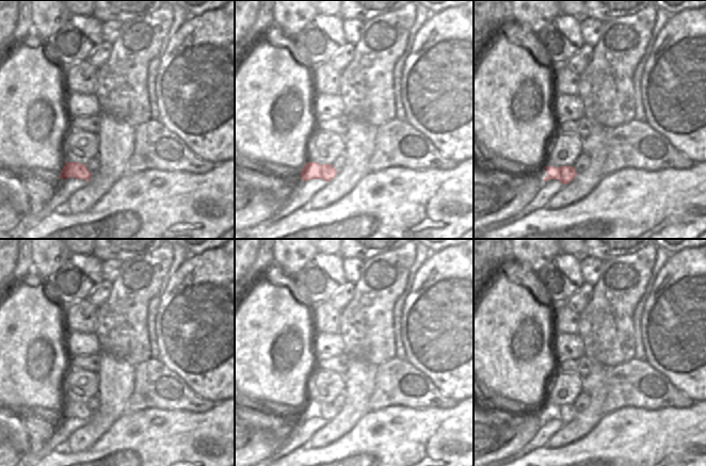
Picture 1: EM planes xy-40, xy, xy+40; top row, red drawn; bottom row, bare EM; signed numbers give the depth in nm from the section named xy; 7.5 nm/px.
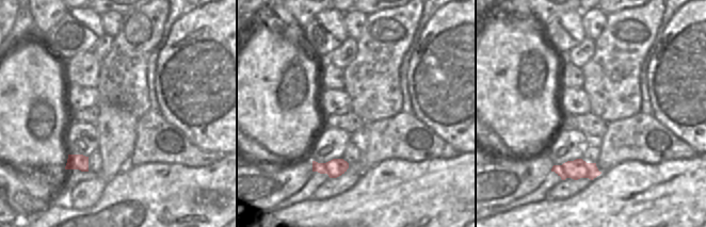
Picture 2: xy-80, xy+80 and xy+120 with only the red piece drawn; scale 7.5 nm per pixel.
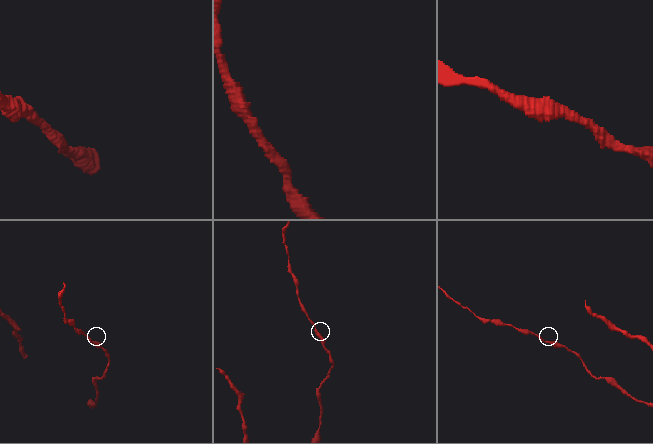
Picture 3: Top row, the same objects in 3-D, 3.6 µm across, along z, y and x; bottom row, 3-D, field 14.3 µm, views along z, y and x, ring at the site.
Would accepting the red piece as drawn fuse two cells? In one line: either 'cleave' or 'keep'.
keep

